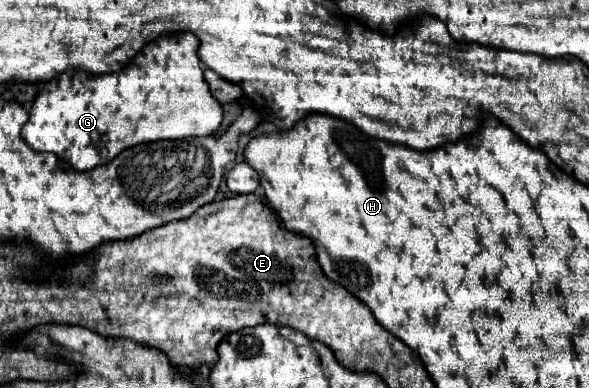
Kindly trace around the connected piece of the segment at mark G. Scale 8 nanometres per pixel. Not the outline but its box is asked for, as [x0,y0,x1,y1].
[22,31,222,171]

